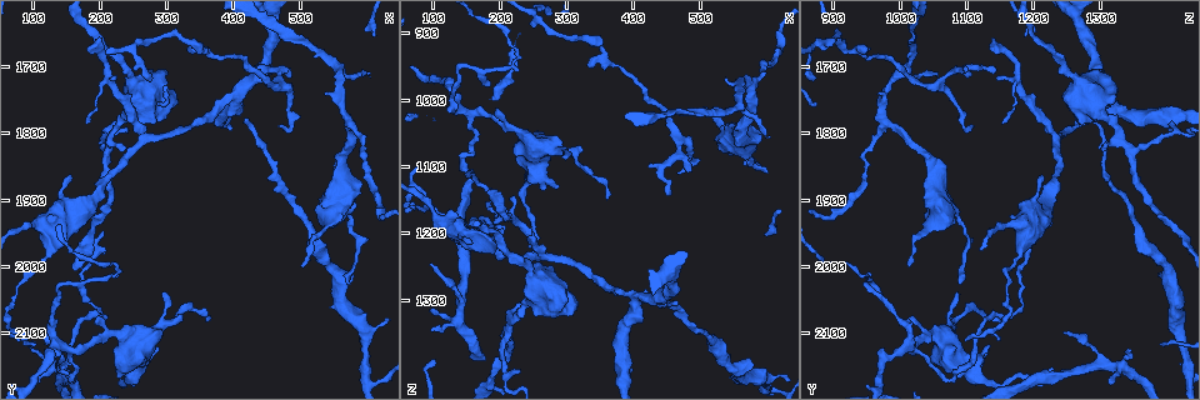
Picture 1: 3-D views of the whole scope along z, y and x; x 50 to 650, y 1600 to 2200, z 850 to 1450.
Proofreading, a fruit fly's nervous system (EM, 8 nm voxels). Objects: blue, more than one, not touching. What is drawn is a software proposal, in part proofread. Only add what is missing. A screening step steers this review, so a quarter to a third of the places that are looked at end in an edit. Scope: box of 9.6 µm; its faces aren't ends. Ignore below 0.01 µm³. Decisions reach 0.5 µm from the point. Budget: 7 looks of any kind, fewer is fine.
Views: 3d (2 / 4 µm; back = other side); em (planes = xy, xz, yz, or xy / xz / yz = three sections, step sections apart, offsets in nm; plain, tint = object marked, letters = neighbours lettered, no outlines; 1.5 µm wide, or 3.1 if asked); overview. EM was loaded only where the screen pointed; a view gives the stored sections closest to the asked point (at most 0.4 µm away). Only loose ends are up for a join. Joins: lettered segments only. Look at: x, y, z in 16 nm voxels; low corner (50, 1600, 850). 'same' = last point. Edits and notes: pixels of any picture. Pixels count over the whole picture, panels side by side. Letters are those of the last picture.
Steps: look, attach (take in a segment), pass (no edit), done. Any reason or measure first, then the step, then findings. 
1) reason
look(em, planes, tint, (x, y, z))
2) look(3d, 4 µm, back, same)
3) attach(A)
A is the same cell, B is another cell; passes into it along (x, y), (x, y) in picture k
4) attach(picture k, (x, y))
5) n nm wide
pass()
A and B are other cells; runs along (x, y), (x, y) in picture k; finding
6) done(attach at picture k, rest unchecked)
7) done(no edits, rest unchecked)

an open end
look(3d, 4 µm, (240, 1815, 1305))

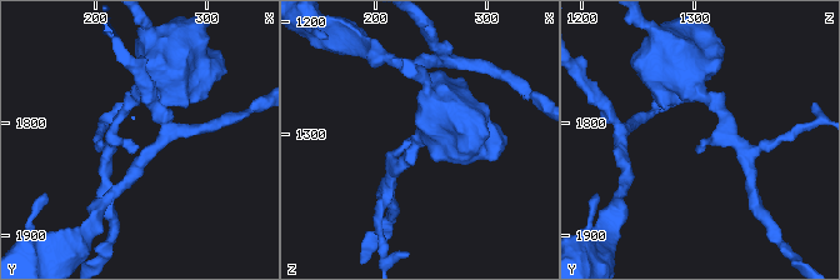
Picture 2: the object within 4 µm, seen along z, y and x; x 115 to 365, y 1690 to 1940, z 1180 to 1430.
now the EM
look(em, yz, step 4, letters, (236, 1820, 1300))

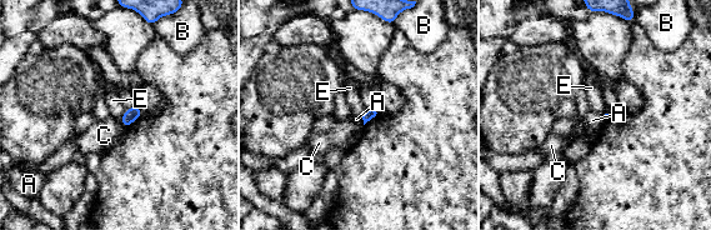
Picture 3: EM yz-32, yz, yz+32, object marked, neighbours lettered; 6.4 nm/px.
another direction
look(em, planes, letters, same)

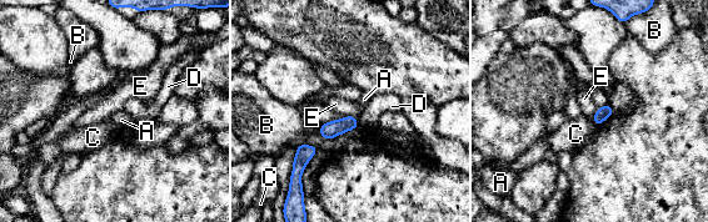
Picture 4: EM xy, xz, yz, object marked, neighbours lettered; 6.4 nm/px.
pass()
A, B, C, D and E are other cells; no lettered segment goes on from it

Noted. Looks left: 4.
tapers out
look(em, planes, tint, (180, 1675, 1140))

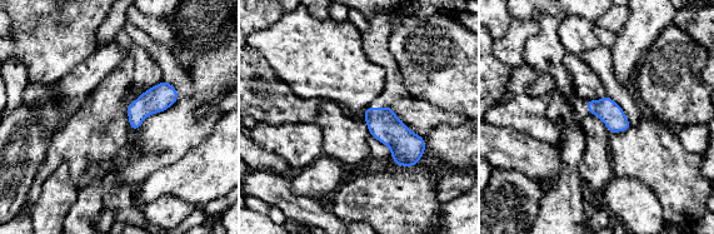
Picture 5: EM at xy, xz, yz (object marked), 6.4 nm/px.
look(em, planes, letters, same)

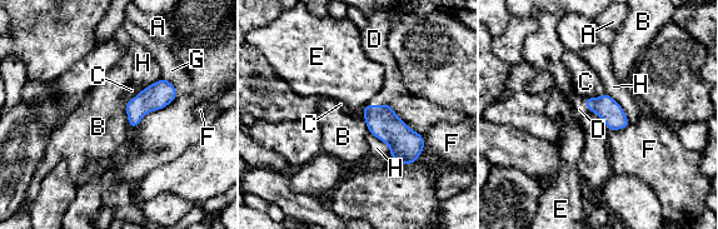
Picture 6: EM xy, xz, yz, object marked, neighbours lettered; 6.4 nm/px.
pass()
A, B, C, D, E, F, G and H are other cells; border along (125, 103), (125, 114), (130, 128) in picture 6; none of them fits

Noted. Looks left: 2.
done(no edits, rest unchecked)

